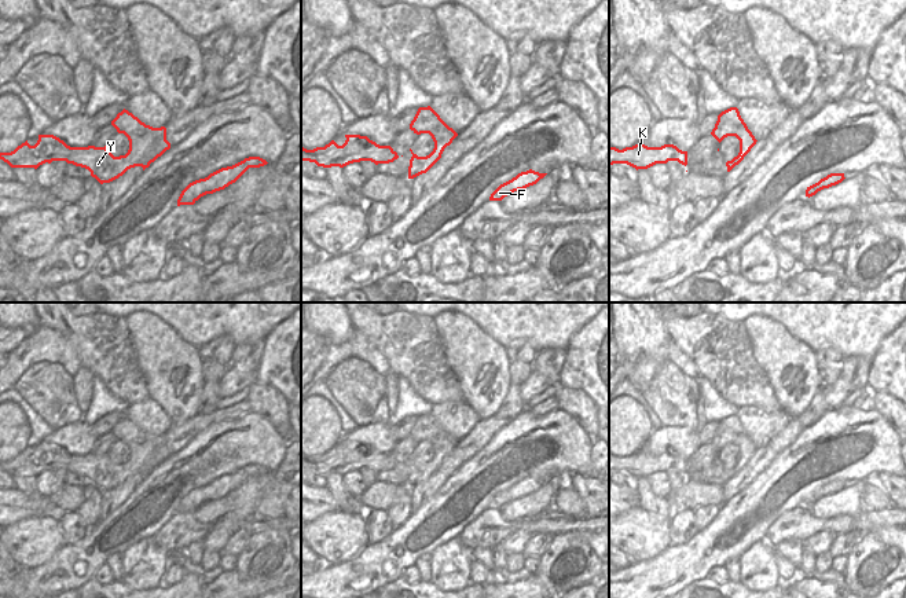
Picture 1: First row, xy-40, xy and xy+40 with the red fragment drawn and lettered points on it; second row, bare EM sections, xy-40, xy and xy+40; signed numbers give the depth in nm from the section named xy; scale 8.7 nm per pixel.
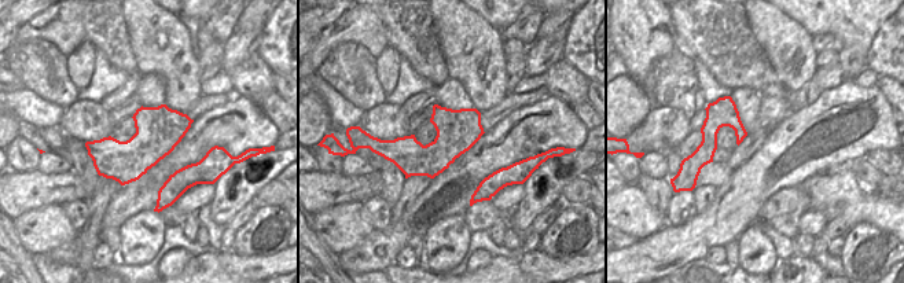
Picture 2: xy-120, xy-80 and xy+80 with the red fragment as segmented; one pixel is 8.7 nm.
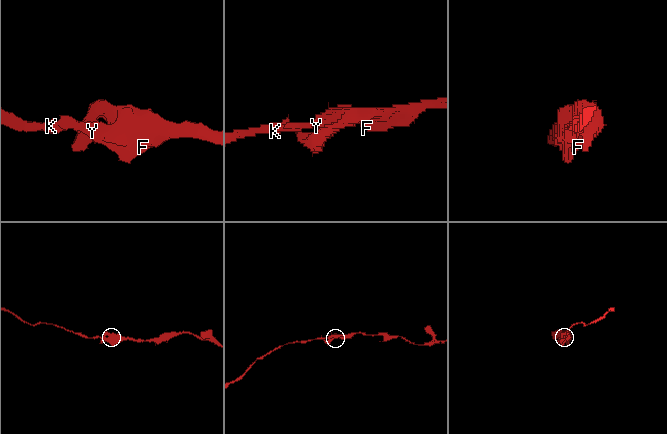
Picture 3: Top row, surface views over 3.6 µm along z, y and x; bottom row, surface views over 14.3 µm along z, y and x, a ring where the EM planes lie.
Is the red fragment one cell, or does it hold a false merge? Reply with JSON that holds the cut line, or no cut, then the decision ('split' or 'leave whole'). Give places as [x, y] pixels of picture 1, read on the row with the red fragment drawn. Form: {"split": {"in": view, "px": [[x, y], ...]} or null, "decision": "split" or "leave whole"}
{"split": null, "decision": "leave whole"}

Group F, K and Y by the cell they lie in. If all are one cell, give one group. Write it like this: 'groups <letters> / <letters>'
groups F K Y

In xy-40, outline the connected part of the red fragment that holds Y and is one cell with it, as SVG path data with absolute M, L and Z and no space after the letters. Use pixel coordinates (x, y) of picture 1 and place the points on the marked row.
M122 110L111 121L118 133L129 140L125 155L114 157L107 147L70 147L54 135L38 135L34 146L27 140L11 153L0 153L0 159L11 168L34 168L52 161L66 161L85 168L100 184L110 183L128 169L142 166L143 170L170 148L166 140L166 128L153 128L142 122L128 110Z

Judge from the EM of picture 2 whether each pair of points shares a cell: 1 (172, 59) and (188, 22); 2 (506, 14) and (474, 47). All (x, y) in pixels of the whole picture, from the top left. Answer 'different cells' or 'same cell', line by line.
1: different cells
2: different cells

